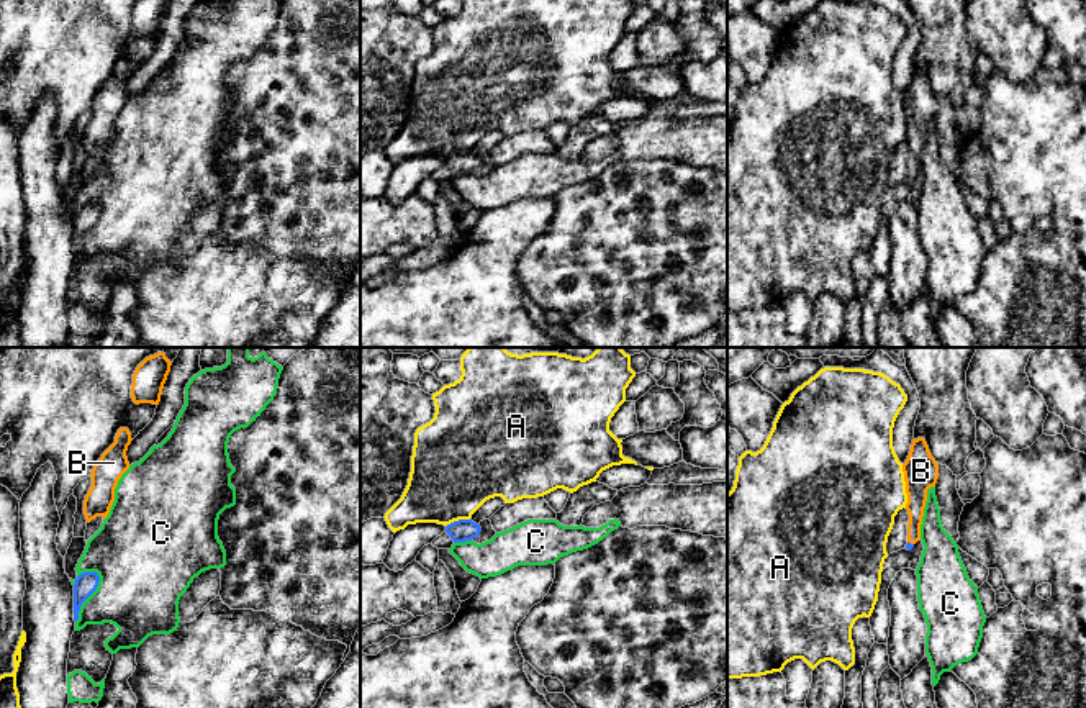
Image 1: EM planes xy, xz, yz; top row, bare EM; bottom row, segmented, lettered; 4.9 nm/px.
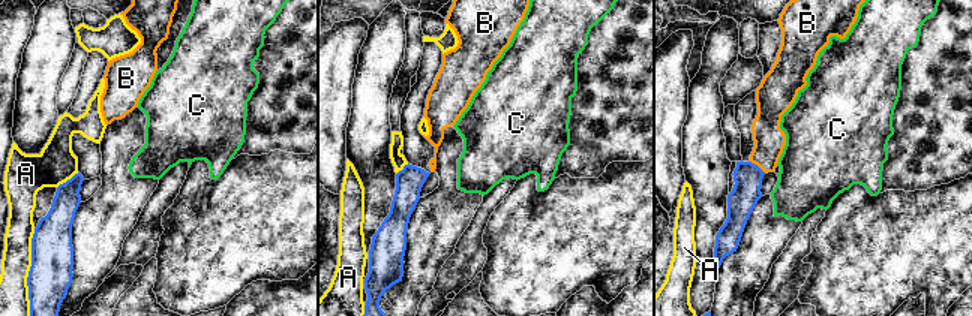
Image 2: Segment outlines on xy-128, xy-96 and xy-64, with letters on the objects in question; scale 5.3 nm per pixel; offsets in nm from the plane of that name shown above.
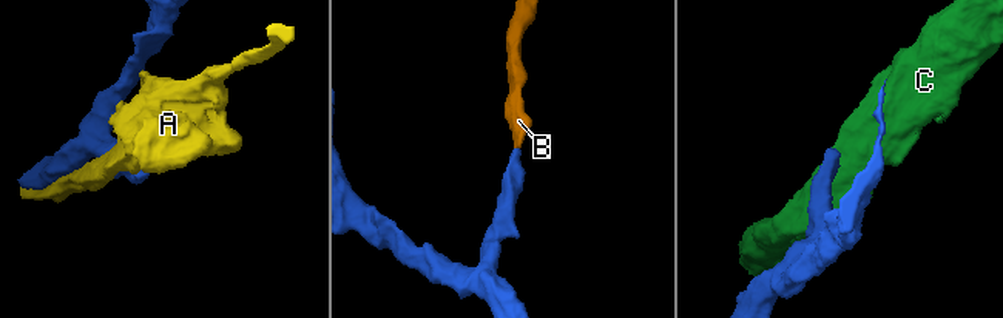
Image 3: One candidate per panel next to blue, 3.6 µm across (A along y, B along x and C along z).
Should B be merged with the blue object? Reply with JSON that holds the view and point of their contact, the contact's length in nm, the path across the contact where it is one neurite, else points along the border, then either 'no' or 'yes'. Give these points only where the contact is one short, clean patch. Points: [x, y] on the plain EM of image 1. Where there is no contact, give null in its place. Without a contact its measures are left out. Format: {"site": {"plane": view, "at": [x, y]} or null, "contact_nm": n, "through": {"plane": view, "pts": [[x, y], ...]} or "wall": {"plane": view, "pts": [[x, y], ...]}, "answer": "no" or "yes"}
{"site": {"plane": "yz", "at": [909, 176]}, "contact_nm": 40, "through": {"plane": "yz", "pts": [[909, 179], [909, 176], [916, 127]]}, "answer": "yes"}

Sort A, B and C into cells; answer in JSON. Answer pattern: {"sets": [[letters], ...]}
{"sets": [["A"], ["B"], ["C"]]}

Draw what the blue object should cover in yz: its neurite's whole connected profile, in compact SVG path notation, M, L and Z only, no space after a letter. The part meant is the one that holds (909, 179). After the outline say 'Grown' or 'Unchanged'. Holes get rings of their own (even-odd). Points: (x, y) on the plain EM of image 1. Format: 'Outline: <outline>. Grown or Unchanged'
Outline: M924 70L912 72L909 88L903 97L909 148L907 156L907 177L911 184L921 174L921 157L927 134L927 123L935 120L939 111L939 98L932 90Z. Grown

